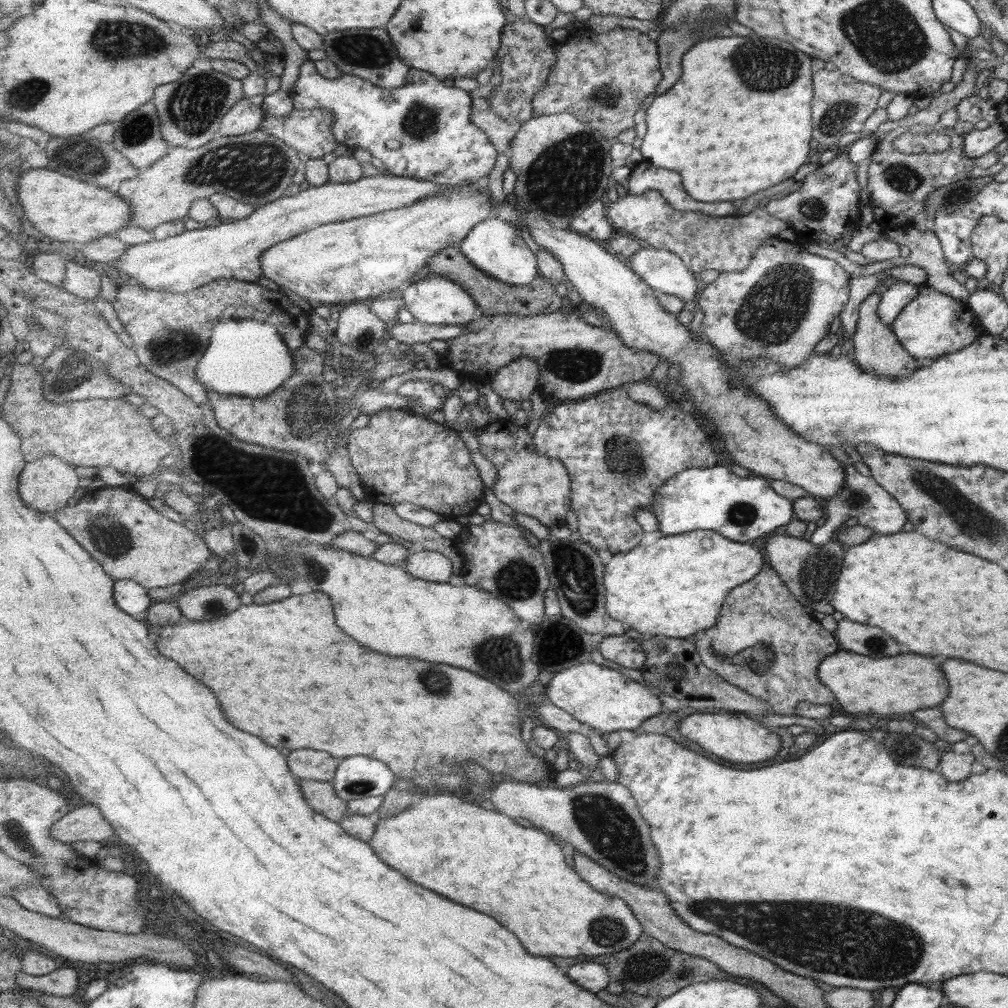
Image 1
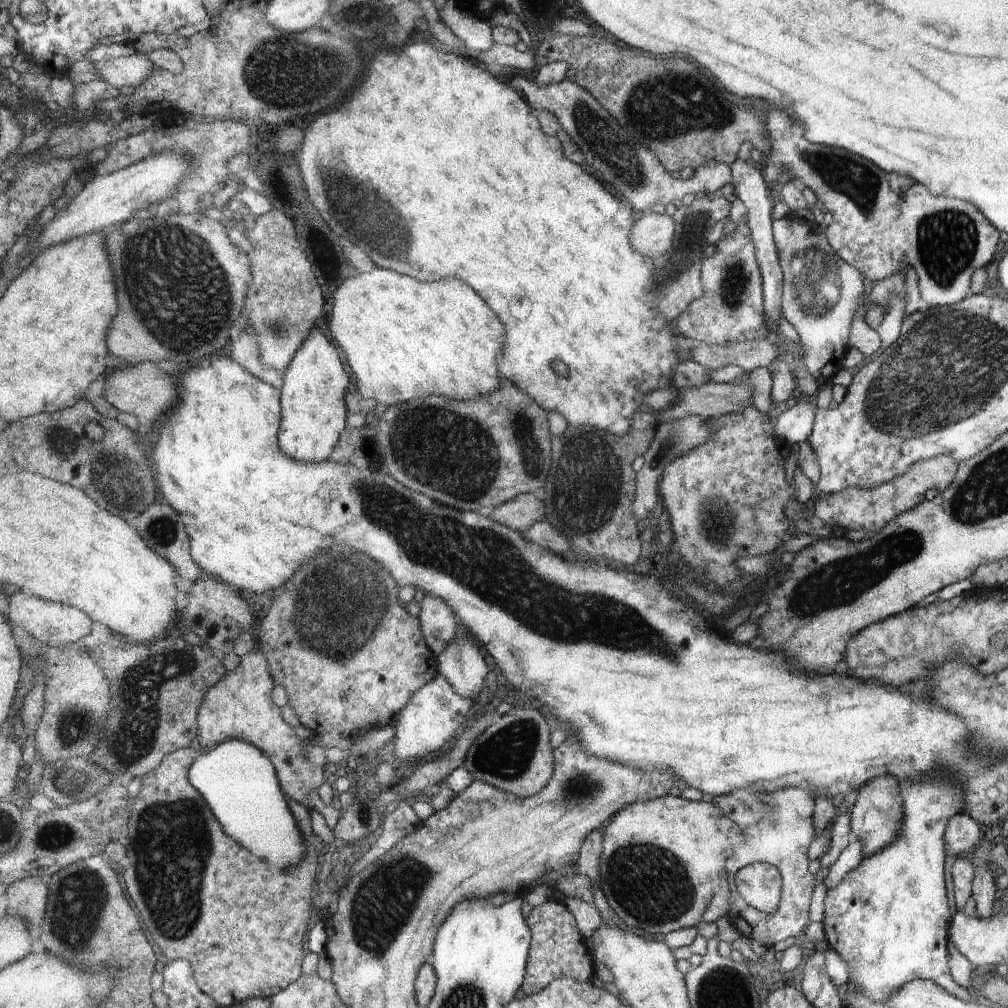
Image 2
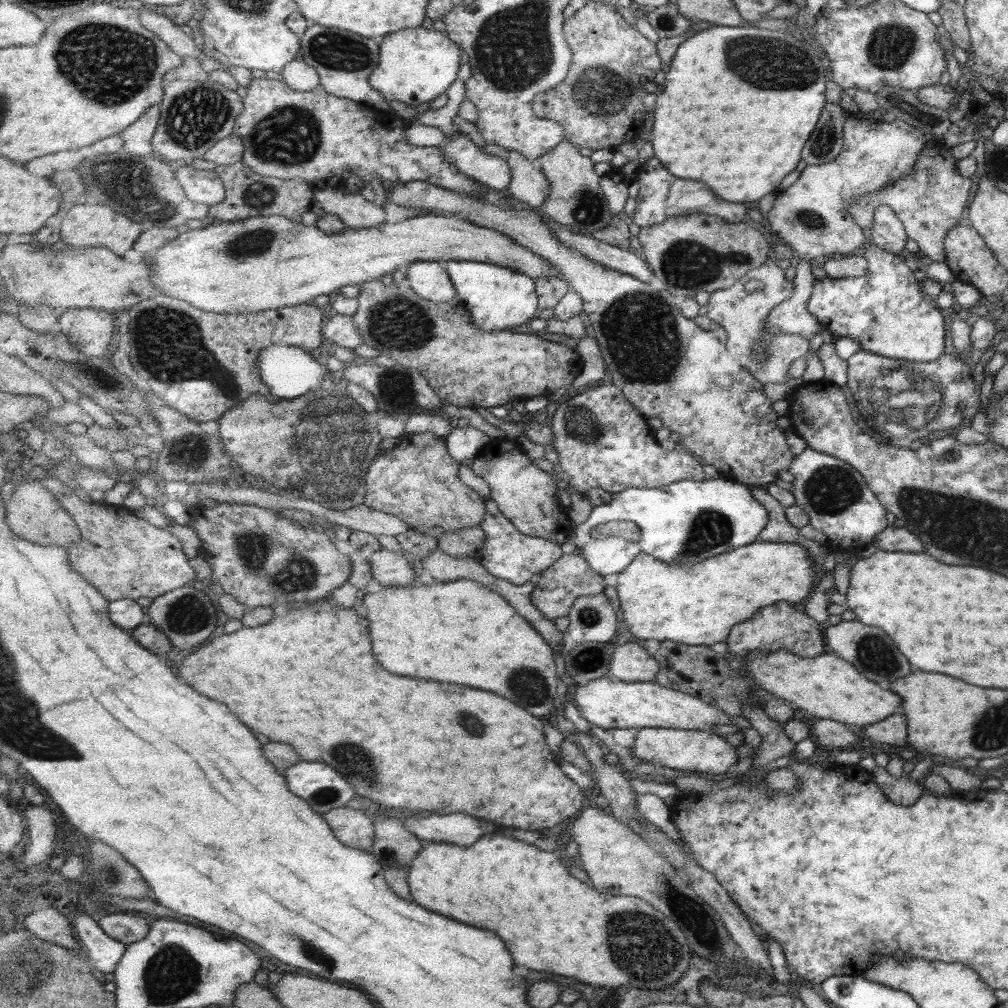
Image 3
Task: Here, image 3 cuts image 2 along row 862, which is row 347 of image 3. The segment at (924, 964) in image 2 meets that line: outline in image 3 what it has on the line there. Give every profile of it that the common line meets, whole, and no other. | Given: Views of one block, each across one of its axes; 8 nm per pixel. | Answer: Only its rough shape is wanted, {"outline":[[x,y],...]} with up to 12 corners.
{"outline":[[900,253],[815,279],[807,312],[833,337],[921,363],[944,354],[936,303]]}

